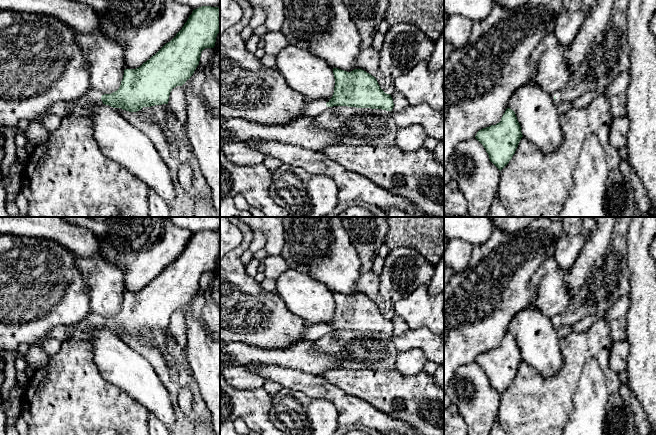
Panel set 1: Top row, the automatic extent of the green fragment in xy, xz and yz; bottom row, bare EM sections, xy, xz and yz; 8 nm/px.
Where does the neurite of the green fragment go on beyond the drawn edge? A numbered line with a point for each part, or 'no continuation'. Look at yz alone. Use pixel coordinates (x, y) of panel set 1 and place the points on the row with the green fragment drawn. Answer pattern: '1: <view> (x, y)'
1: yz (558, 100)

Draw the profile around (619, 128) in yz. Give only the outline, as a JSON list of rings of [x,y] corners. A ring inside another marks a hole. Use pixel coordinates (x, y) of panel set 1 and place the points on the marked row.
[[[627,116],[613,118],[609,132],[610,143],[618,150],[626,146],[629,131],[629,119]]]

